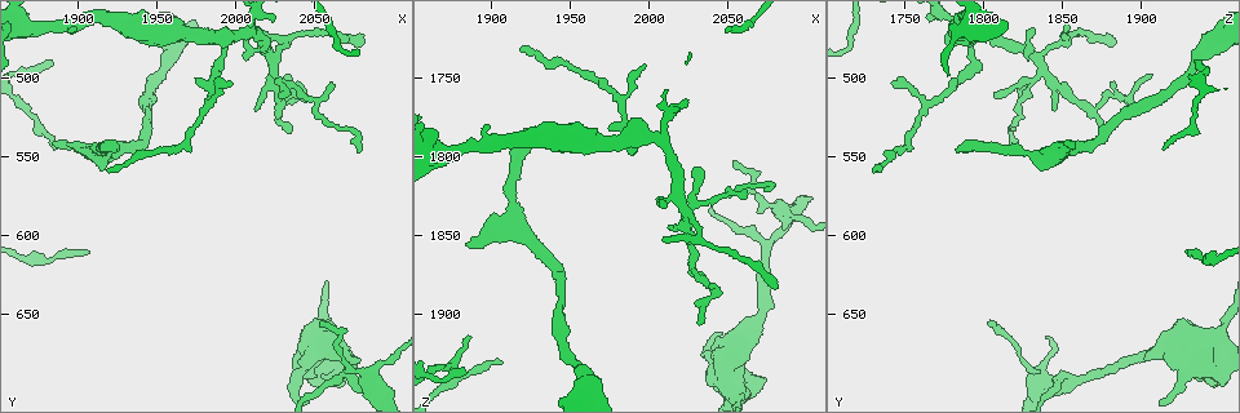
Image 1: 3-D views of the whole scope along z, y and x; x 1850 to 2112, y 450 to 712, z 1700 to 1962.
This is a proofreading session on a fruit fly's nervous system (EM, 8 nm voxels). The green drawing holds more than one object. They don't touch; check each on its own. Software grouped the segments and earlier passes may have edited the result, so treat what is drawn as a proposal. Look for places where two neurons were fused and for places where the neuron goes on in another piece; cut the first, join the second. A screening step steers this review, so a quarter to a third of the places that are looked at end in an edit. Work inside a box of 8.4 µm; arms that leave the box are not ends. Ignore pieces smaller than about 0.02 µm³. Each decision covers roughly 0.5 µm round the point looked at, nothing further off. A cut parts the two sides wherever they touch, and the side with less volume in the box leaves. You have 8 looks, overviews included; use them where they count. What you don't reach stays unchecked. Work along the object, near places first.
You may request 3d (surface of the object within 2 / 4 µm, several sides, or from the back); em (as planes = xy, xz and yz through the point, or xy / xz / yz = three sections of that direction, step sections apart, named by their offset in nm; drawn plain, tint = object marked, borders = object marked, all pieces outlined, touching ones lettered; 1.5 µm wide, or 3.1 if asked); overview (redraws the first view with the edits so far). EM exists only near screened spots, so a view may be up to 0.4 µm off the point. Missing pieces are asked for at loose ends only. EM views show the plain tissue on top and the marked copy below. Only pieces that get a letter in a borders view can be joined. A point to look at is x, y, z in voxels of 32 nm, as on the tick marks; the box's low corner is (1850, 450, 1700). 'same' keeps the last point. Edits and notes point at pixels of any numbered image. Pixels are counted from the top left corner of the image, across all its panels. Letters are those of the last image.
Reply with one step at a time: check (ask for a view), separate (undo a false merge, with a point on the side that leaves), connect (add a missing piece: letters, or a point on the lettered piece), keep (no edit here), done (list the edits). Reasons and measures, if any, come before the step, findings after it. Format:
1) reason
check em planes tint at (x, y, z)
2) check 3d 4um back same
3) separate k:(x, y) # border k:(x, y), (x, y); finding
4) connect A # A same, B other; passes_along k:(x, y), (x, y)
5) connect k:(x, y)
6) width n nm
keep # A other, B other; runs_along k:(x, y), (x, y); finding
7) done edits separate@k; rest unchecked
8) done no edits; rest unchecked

branch stops here
check 3d 2um at (2080, 476, 1882)

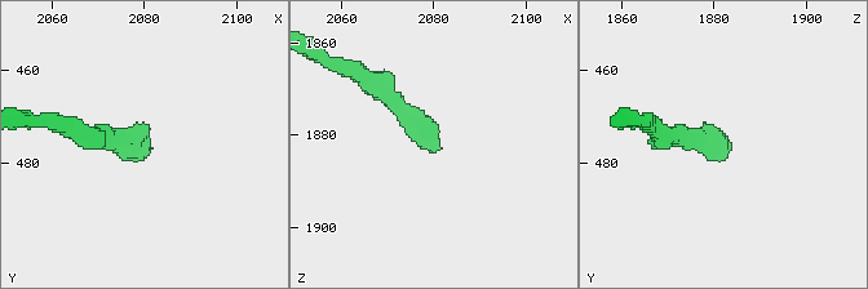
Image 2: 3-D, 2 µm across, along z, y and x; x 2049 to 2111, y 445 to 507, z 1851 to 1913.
now the EM
check em yz step 4 borders at (2080, 476, 1884)

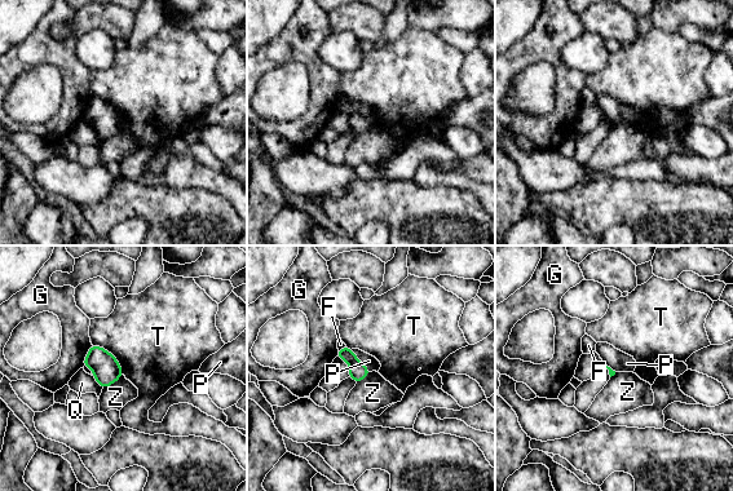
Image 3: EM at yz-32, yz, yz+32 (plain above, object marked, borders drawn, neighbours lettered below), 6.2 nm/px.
keep # F other, G other, P other, Q other, T other, Z other; border 3:(350, 349), (370, 371); no lettered piece goes on from it

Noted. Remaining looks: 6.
thin end
check em xz step 8 borders at (2080, 548, 1816)

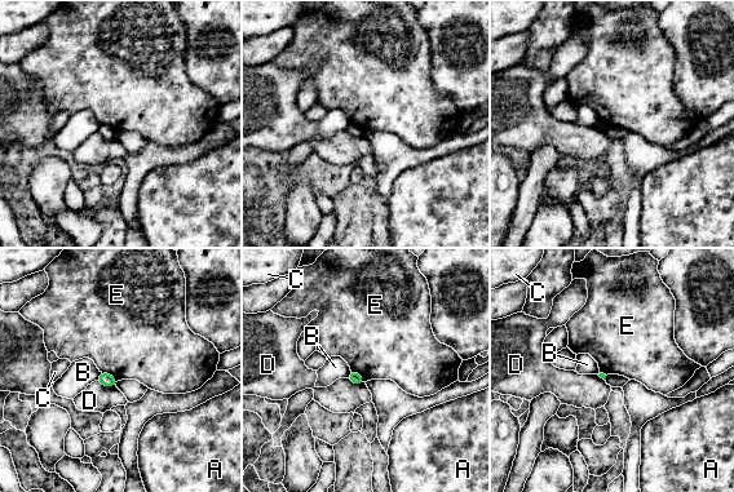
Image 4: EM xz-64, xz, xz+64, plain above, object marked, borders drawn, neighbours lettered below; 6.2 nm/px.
keep # A other, B other, C other, D other, E other; border 4:(101, 371), (111, 375), (116, 381); none of them fits

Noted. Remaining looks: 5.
free end
check em planes borders at (1882, 540, 1856)

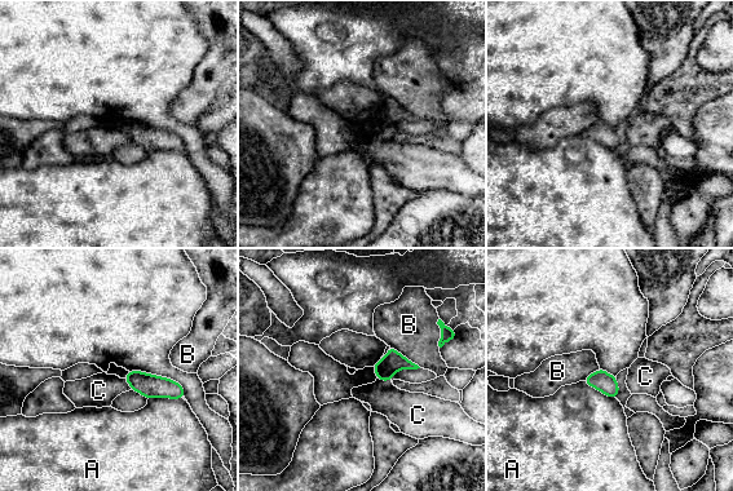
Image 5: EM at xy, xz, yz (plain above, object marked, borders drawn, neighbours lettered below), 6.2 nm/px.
keep # A other, B other, C other; none of them fits

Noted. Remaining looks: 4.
done no edits; rest unchecked

